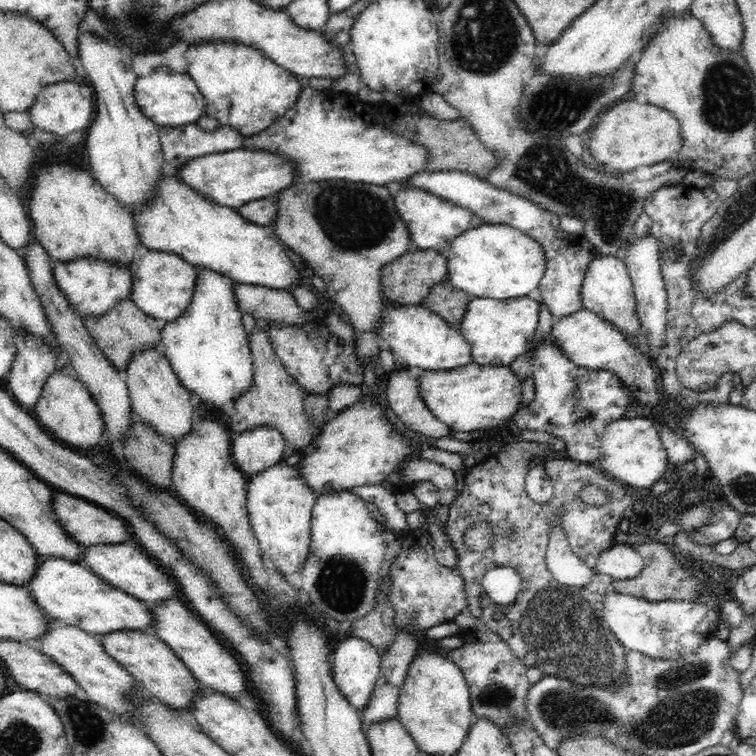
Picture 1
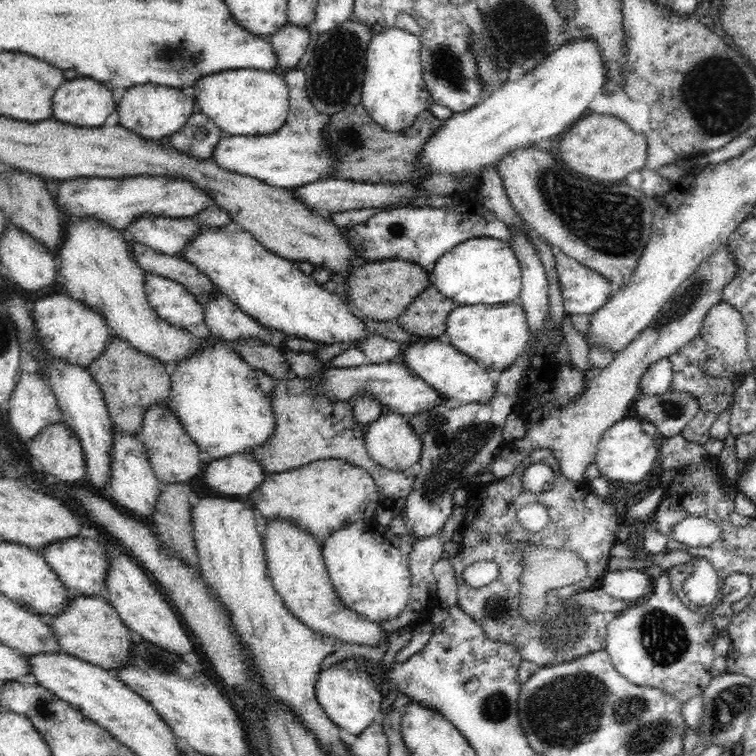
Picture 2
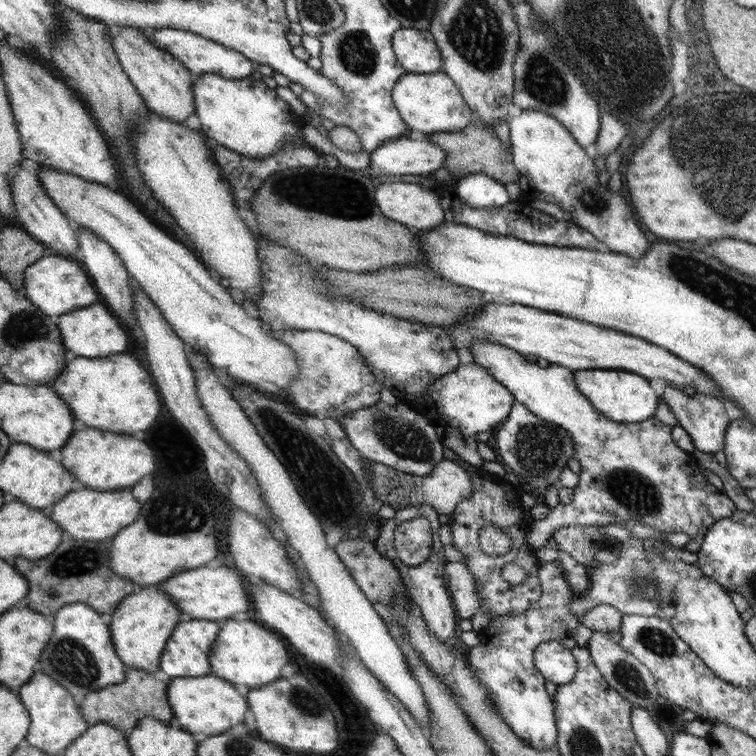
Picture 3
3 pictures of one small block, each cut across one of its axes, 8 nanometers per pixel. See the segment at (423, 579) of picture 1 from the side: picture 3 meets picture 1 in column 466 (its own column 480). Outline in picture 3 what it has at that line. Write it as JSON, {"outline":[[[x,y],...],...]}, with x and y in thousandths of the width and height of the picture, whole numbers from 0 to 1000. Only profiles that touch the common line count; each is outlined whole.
{"outline":[[[594,742],[589,746],[590,771],[595,783],[599,784],[601,799],[611,817],[622,819],[635,810],[638,791],[634,791],[632,769],[627,759],[622,758],[622,751],[611,742]]]}

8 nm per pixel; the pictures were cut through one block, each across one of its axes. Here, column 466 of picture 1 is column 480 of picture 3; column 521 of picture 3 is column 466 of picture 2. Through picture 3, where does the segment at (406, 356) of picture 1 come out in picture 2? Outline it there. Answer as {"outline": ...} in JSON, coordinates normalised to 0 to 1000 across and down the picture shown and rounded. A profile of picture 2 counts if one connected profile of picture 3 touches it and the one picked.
{"outline":[[[556,446],[552,452],[533,456],[530,479],[548,495],[558,499],[569,512],[574,512],[597,536],[630,533],[632,537],[648,529],[656,509],[646,499],[644,485],[635,483],[627,472],[601,460],[589,447]]]}

